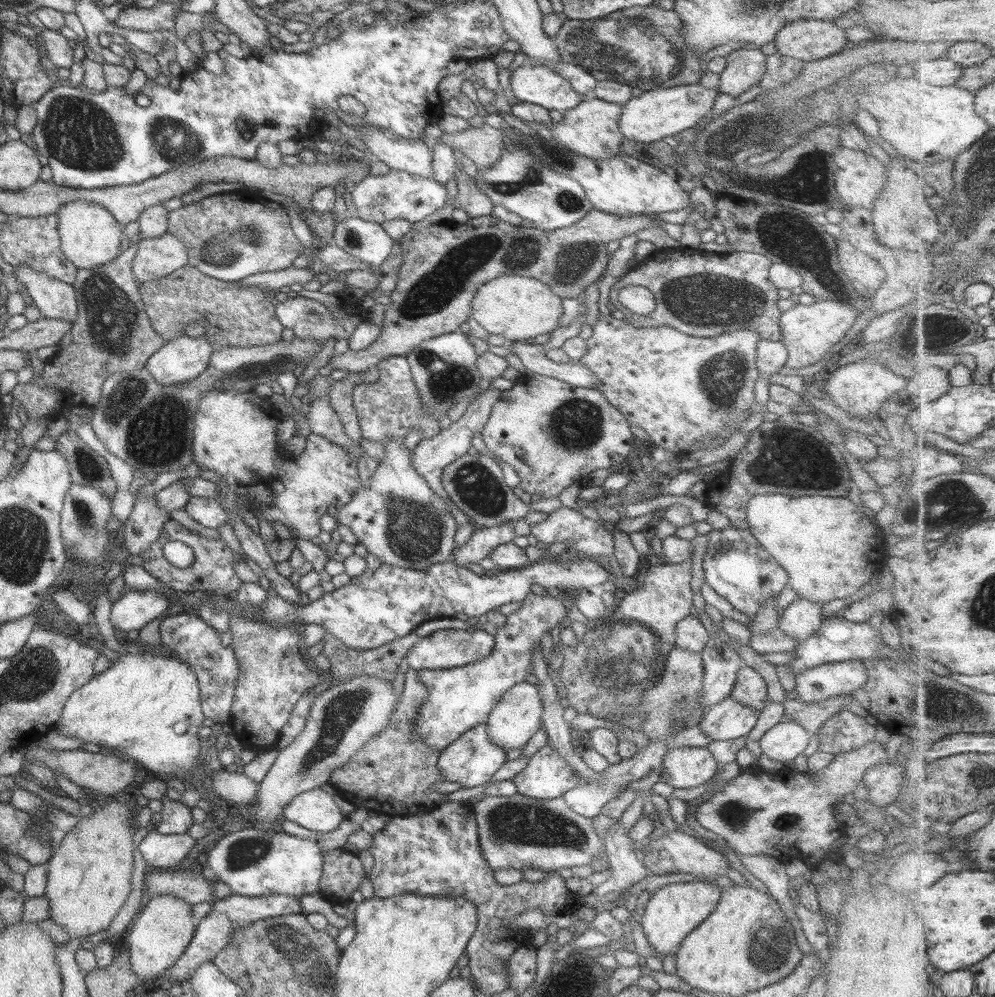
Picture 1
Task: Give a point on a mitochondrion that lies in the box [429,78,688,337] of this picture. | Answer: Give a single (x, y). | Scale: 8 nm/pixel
(572, 263)

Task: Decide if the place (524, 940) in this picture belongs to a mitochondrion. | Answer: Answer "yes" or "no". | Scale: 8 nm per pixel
no

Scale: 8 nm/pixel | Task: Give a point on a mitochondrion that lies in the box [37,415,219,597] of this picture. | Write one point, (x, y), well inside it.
(83, 515)

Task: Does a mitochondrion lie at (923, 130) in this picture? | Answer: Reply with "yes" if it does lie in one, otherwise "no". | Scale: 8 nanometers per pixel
no

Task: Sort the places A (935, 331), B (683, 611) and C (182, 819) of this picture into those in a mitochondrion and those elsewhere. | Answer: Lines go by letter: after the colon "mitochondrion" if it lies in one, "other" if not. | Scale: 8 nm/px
A: mitochondrion
B: other
C: other

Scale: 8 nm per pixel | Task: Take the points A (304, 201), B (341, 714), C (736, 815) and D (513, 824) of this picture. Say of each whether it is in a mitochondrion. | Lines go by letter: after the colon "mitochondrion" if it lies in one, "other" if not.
A: other
B: mitochondrion
C: mitochondrion
D: mitochondrion

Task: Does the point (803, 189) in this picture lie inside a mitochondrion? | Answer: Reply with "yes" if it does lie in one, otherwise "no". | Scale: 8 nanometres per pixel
yes

